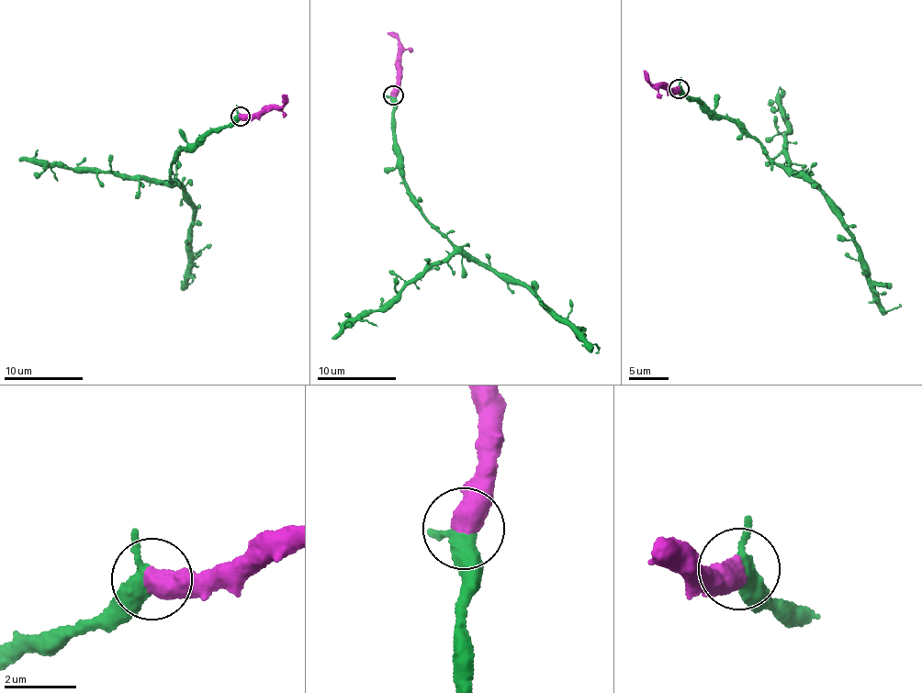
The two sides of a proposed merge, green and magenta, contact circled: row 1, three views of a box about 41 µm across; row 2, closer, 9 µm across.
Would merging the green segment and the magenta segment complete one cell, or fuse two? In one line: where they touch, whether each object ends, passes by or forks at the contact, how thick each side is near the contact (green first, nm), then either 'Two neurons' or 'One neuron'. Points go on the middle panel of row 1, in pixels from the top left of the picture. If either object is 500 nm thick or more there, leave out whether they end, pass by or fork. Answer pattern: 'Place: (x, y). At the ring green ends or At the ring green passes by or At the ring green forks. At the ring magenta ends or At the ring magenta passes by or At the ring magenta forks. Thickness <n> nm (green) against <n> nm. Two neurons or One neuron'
Place: (393, 95). Thickness 400 nm (green) against 600 nm. One neuron

